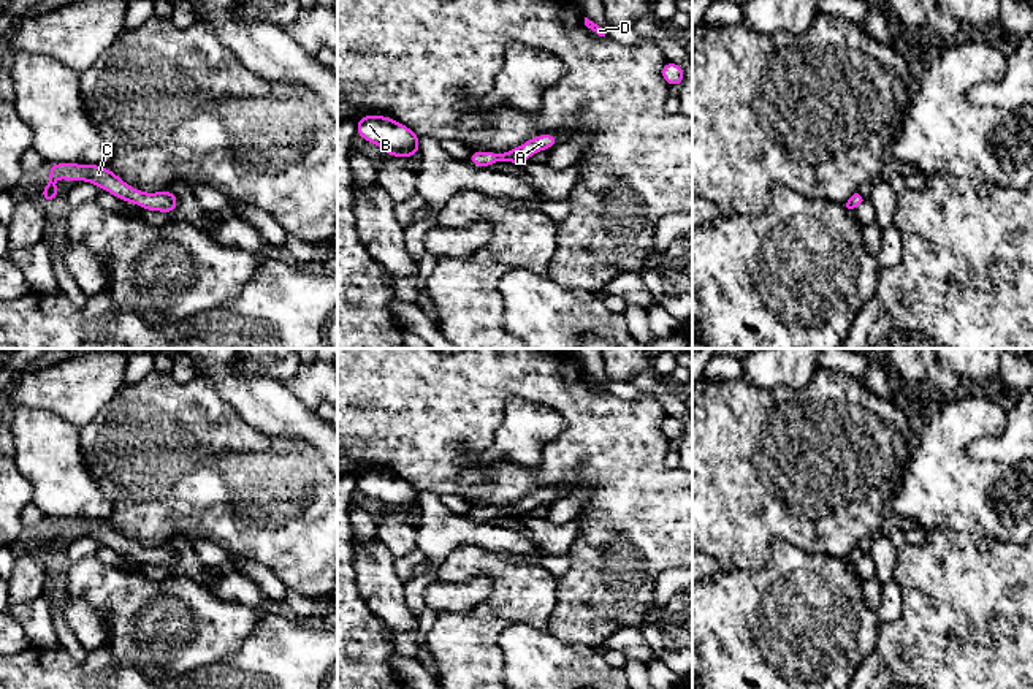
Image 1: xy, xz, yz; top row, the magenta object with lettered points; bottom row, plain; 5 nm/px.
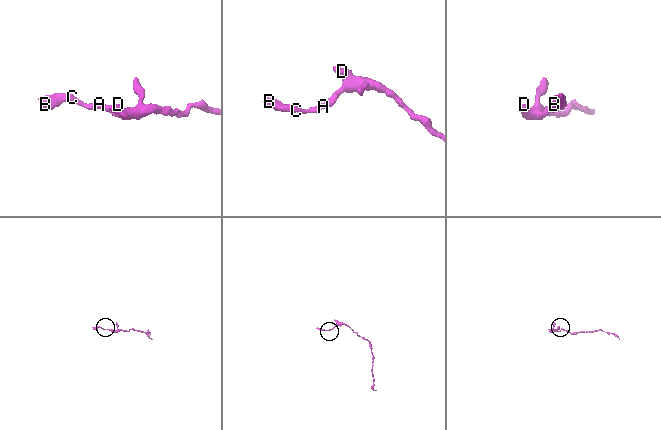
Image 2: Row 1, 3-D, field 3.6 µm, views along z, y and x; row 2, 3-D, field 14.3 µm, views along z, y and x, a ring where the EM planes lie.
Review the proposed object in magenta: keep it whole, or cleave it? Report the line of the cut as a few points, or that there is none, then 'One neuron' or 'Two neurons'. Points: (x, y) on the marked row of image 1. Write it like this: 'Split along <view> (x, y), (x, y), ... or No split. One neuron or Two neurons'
No split. One neuron

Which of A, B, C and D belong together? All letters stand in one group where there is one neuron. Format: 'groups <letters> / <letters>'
groups A B C D

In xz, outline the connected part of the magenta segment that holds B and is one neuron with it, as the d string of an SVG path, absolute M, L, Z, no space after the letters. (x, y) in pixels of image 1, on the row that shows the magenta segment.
M363 116L358 119L356 135L379 144L387 155L406 158L418 154L420 138L391 117Z

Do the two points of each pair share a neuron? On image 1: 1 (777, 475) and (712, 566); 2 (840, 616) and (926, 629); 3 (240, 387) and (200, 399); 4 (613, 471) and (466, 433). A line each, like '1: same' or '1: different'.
1: different
2: different
3: different
4: same

